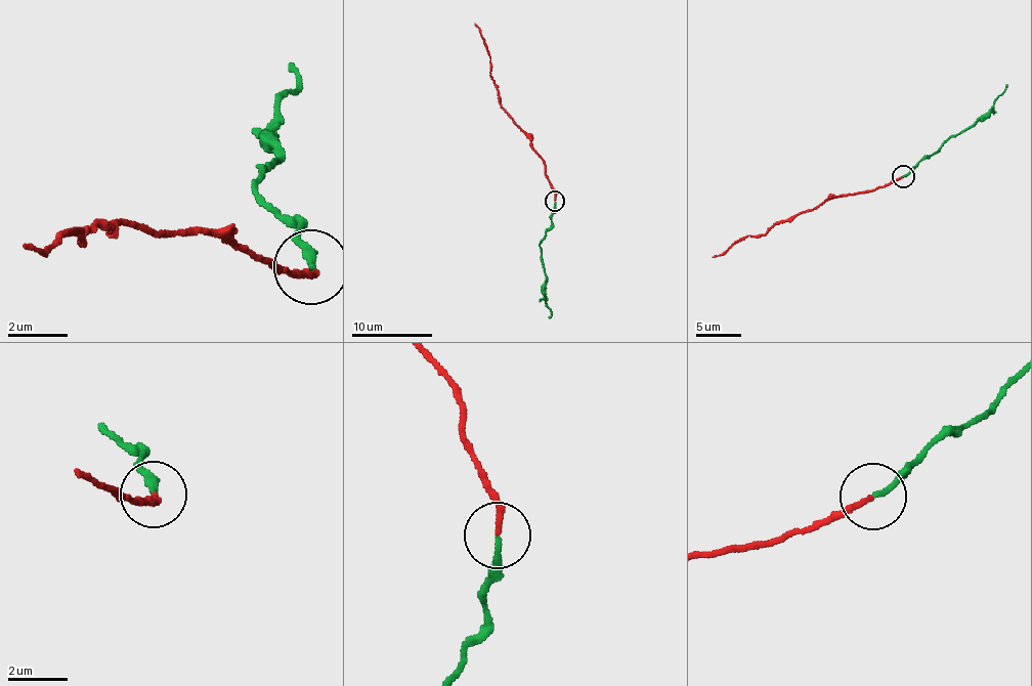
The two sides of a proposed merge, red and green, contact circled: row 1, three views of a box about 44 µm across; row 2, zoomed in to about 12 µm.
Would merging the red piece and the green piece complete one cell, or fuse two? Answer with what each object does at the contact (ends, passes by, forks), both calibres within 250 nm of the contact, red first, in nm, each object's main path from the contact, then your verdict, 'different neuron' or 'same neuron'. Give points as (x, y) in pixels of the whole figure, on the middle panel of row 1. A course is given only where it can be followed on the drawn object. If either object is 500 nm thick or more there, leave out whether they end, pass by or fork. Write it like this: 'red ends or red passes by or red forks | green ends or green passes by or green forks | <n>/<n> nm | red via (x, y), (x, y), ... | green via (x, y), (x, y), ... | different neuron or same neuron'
red ends | green ends | 190/180 nm | red via (555, 201), (545, 172), (545, 160), (532, 148), (532, 140), (503, 108), (490, 72), (489, 50), (475, 23) | green via (555, 201), (551, 227), (541, 243), (546, 304), (551, 312), (549, 318) | different neuron

